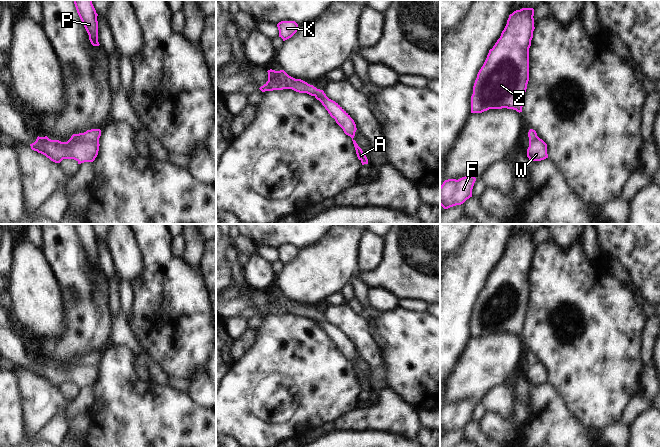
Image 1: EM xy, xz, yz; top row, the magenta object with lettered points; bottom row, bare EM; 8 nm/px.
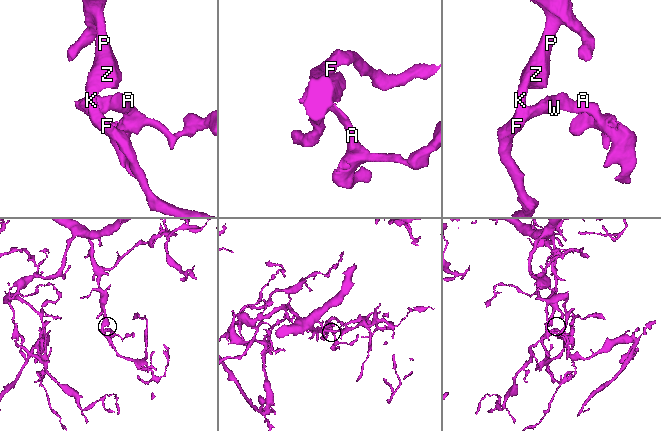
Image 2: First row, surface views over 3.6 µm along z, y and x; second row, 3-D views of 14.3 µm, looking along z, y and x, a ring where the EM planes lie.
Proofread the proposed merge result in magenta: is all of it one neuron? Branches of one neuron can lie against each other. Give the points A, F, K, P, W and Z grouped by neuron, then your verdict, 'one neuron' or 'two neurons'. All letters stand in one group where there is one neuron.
groups A F K P W Z; one neuron

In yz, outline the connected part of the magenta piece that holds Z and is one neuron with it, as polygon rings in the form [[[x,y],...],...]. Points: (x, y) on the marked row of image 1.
[[[522,8],[509,15],[507,24],[477,74],[471,96],[471,113],[489,109],[513,109],[522,112],[529,81],[529,48],[533,38],[534,9]]]

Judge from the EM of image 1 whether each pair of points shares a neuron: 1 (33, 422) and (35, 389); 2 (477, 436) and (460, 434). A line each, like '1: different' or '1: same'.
1: same
2: same

